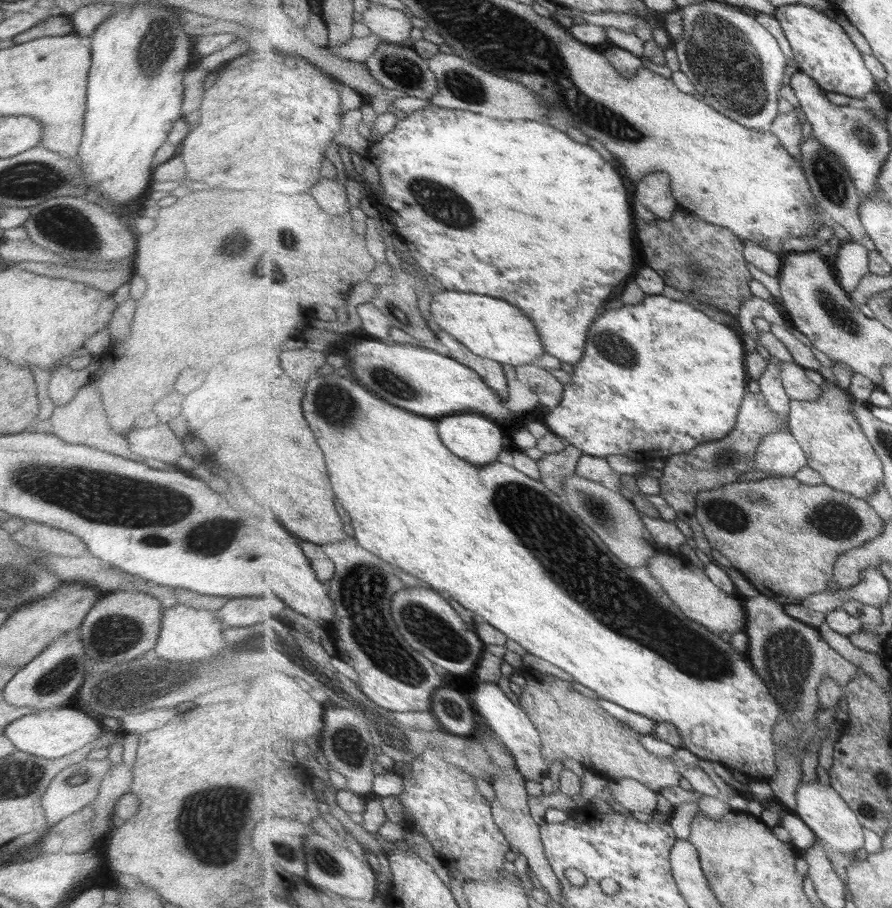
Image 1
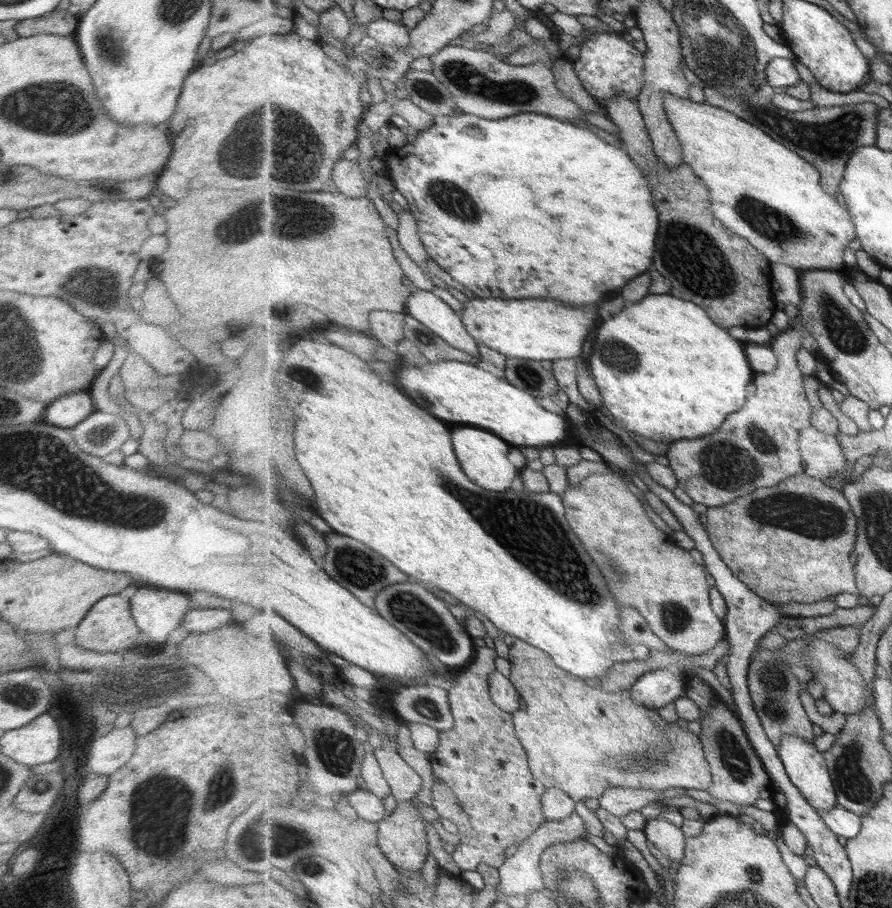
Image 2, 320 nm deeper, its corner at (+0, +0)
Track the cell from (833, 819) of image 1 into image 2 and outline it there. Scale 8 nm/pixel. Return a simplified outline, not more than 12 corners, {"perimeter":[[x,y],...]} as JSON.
{"perimeter":[[785,735],[787,775],[818,812],[839,806],[825,752]]}

